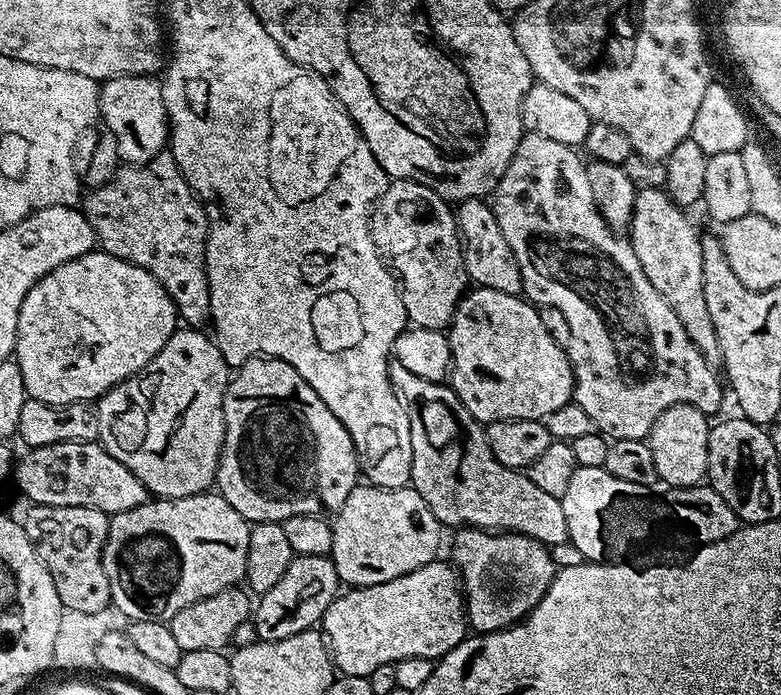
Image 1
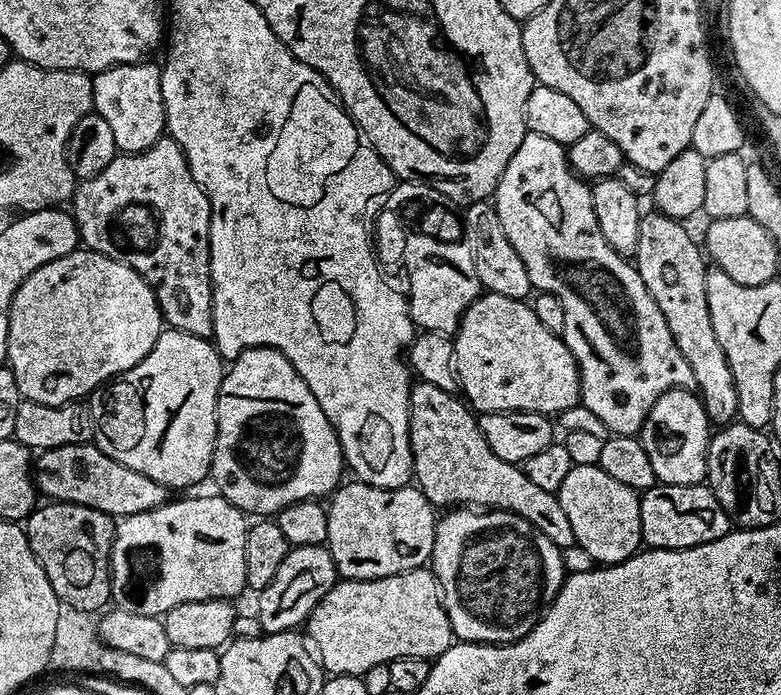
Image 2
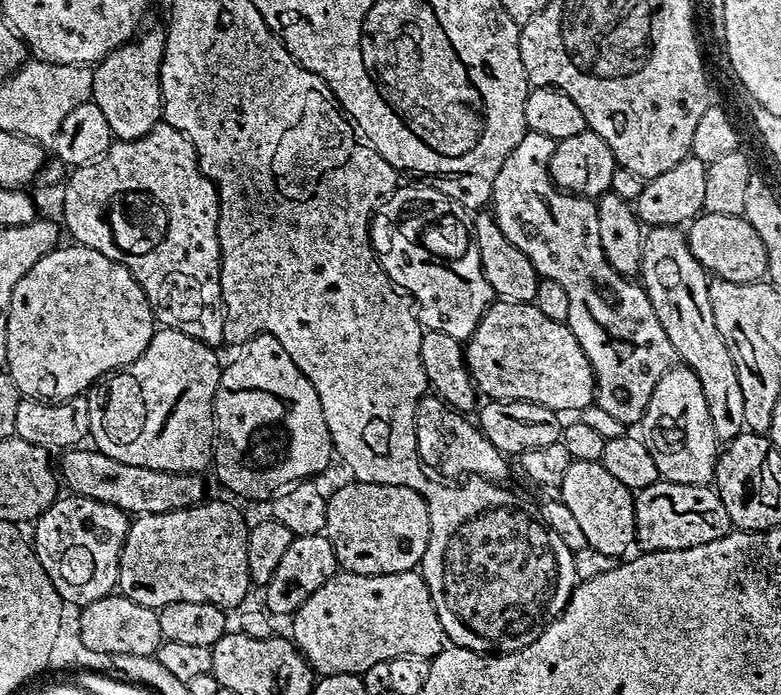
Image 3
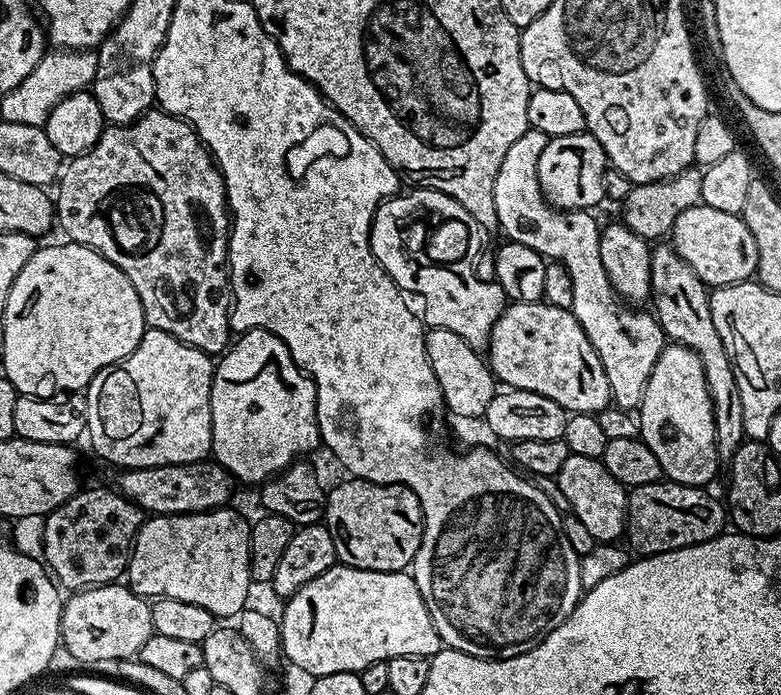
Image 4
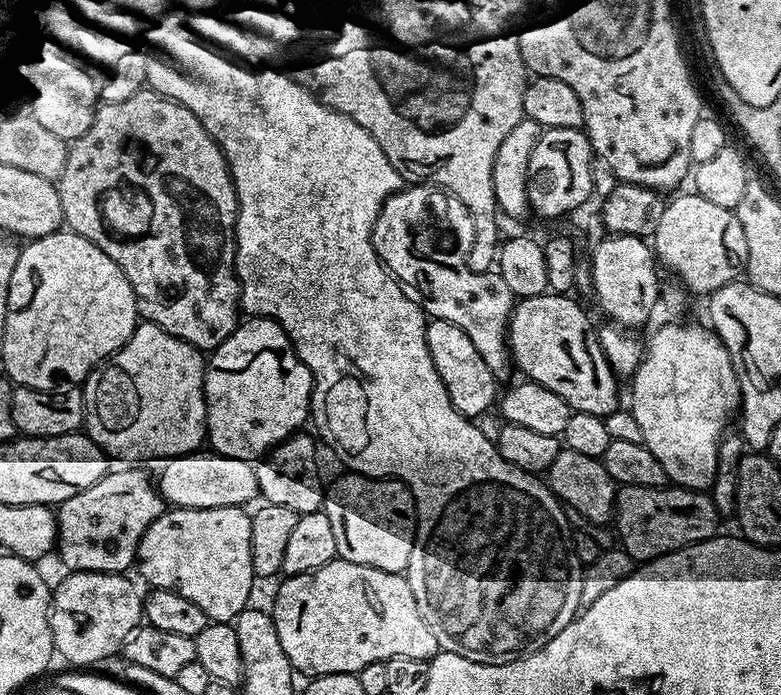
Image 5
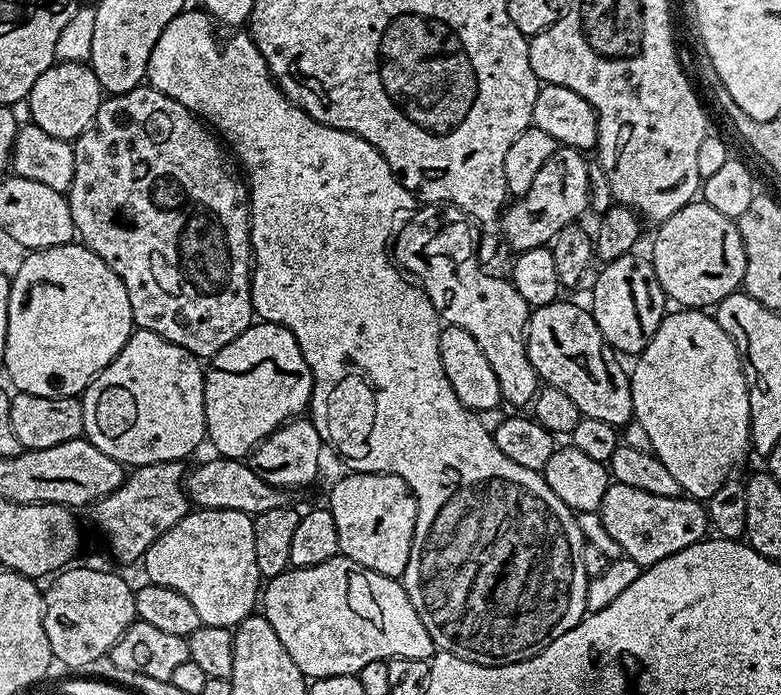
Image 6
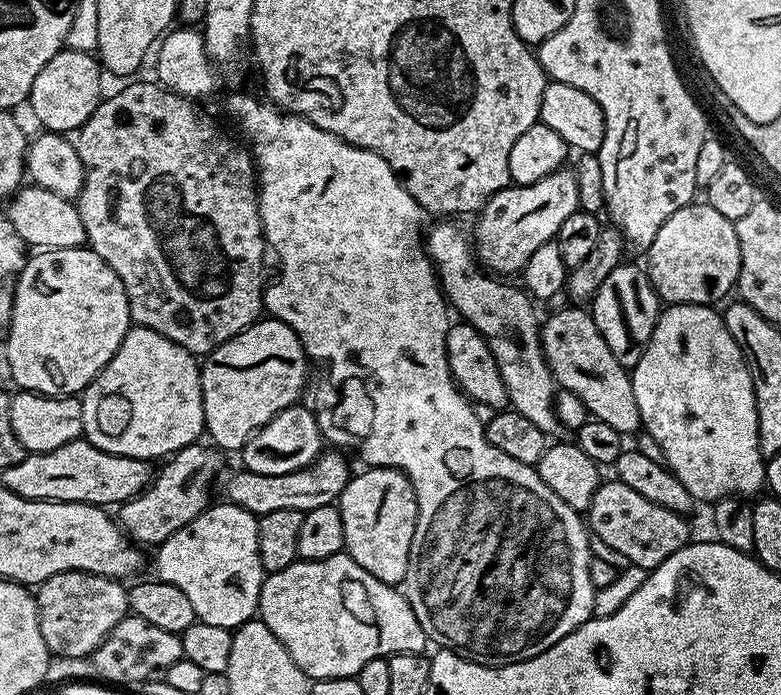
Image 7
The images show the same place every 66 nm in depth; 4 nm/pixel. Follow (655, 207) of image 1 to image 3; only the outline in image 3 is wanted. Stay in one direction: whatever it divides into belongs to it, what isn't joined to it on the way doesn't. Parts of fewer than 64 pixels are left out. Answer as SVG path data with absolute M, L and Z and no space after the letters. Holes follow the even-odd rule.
M679 227L648 228L644 232L638 280L650 298L650 306L654 306L654 314L658 314L658 322L662 322L662 330L666 330L666 338L670 338L670 346L674 346L677 357L696 375L698 382L702 382L706 410L710 410L710 426L714 426L717 441L733 440L739 432L745 431L746 409L742 399L742 385L738 383L738 370L734 366L734 358L722 334L718 334L718 326L714 326L714 310L710 306L708 289L709 273L705 272L698 258L694 258L687 235Z

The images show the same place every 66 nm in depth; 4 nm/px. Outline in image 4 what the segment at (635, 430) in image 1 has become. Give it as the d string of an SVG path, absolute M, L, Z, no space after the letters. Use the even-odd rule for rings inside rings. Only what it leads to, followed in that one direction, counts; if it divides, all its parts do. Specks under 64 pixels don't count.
M529 128L518 142L514 142L514 146L510 146L510 150L506 150L498 178L494 178L494 206L500 223L499 231L505 232L511 243L530 246L530 250L538 255L564 265L574 286L572 313L586 330L586 338L590 338L598 358L602 358L612 391L612 404L625 410L636 410L644 397L654 364L662 354L666 337L651 311L640 312L644 310L629 306L616 295L606 274L606 266L602 266L601 225L568 224L569 213L545 202L536 177L536 160L542 158L542 150L546 150L549 139L542 130Z

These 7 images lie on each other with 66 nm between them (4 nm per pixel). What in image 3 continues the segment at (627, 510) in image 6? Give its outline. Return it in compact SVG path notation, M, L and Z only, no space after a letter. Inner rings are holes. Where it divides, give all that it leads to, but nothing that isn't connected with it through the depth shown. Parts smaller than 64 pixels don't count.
M663 478L633 495L636 544L645 552L686 550L714 542L733 531L730 514L722 506L715 487L708 484L679 484Z

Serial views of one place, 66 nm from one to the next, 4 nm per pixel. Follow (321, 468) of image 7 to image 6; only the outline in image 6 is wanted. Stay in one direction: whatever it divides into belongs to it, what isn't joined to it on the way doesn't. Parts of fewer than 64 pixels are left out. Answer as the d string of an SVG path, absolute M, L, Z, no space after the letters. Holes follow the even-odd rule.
M211 458L205 464L200 464L196 469L189 471L186 476L186 491L188 499L197 509L201 508L221 508L222 510L238 510L246 512L249 516L255 518L258 514L262 514L266 510L274 510L275 508L283 508L289 503L289 493L283 488L275 488L266 482L262 482L262 478L258 478L258 474L254 474L252 467L244 460L226 460L223 458Z

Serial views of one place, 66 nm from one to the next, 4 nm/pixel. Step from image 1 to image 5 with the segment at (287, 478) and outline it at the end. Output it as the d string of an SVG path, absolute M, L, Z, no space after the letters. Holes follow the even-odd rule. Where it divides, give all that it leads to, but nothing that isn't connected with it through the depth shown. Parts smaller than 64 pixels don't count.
M259 322L245 327L240 337L230 342L230 346L226 346L226 350L211 357L206 368L204 401L208 423L208 444L211 451L227 460L251 461L250 458L255 452L263 453L269 445L279 441L285 433L303 425L300 423L303 420L305 423L311 417L313 391L312 376L306 370L286 330L282 330L278 324Z

